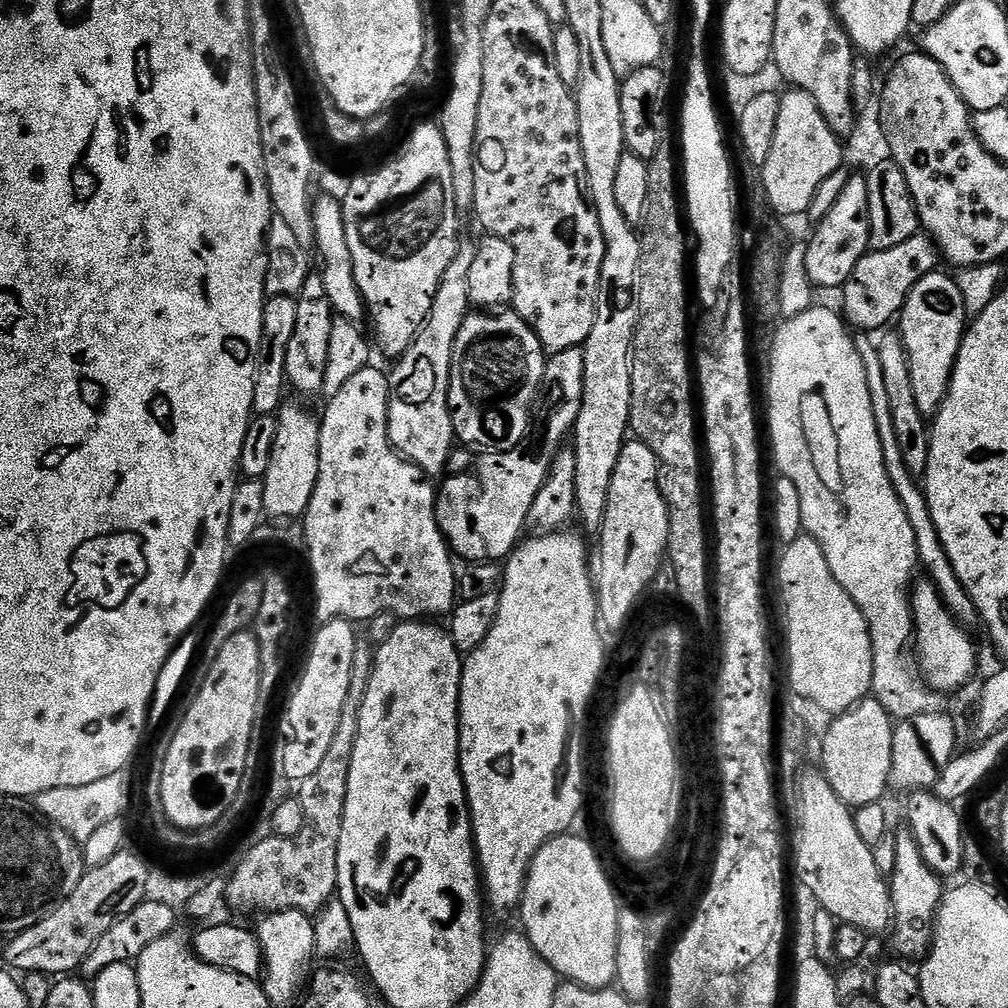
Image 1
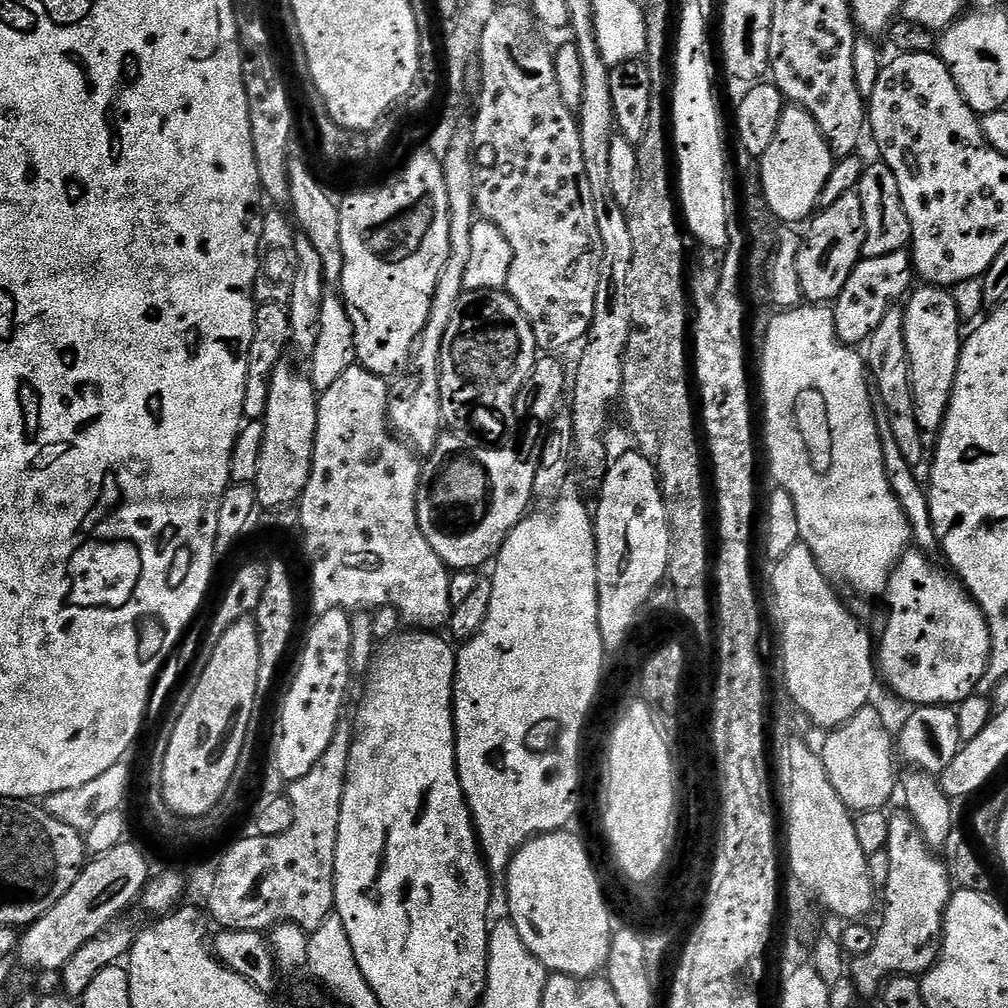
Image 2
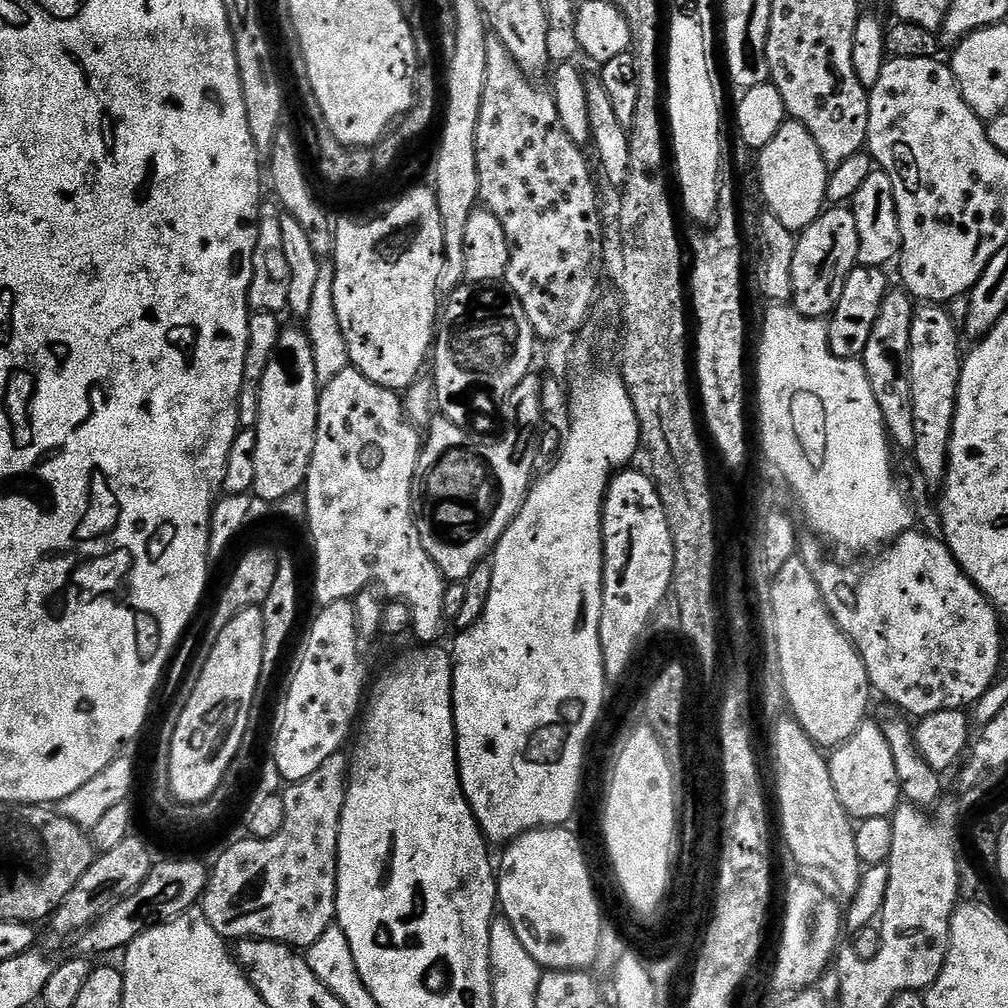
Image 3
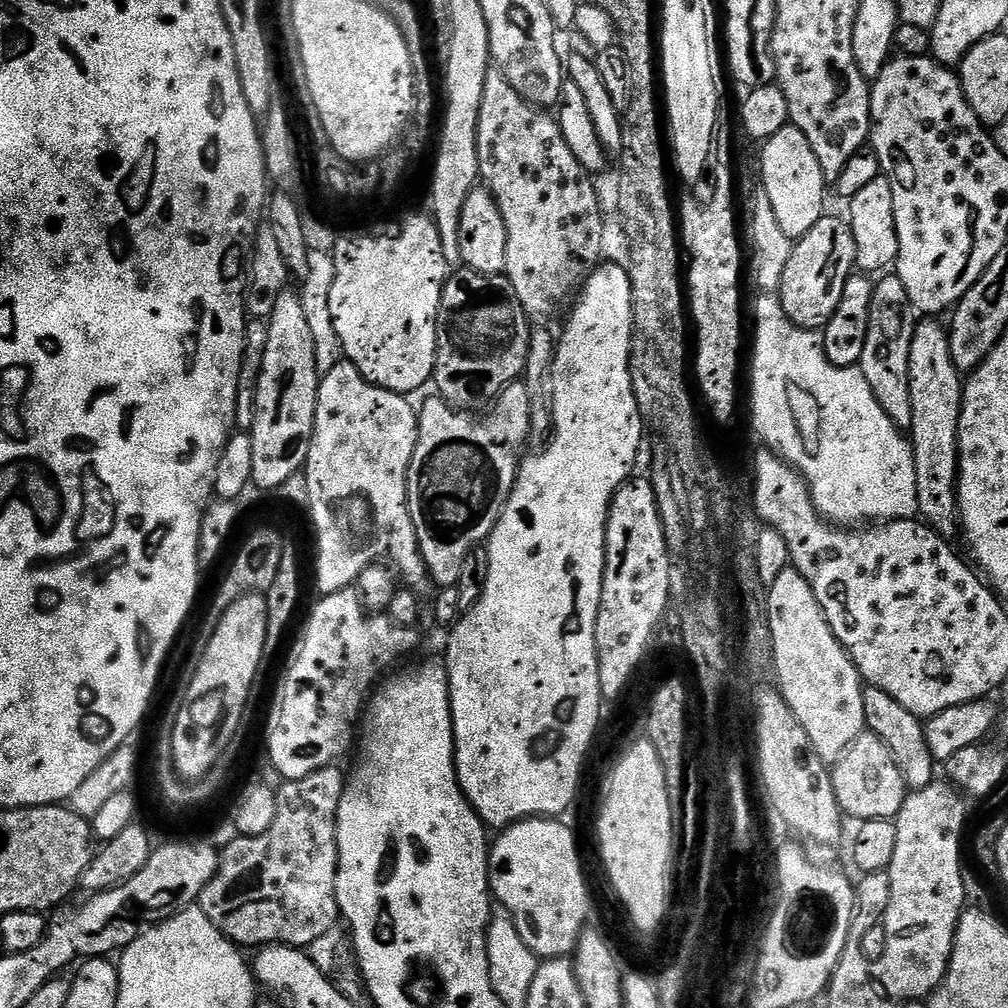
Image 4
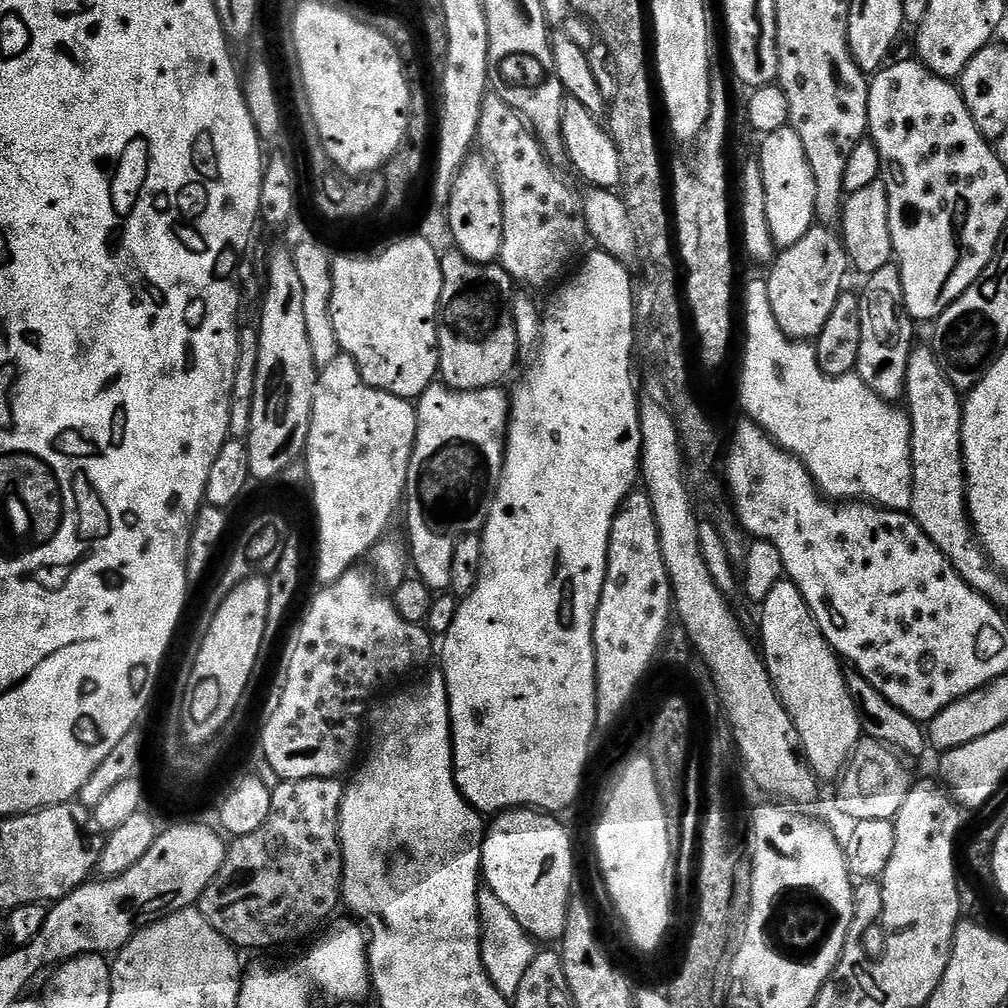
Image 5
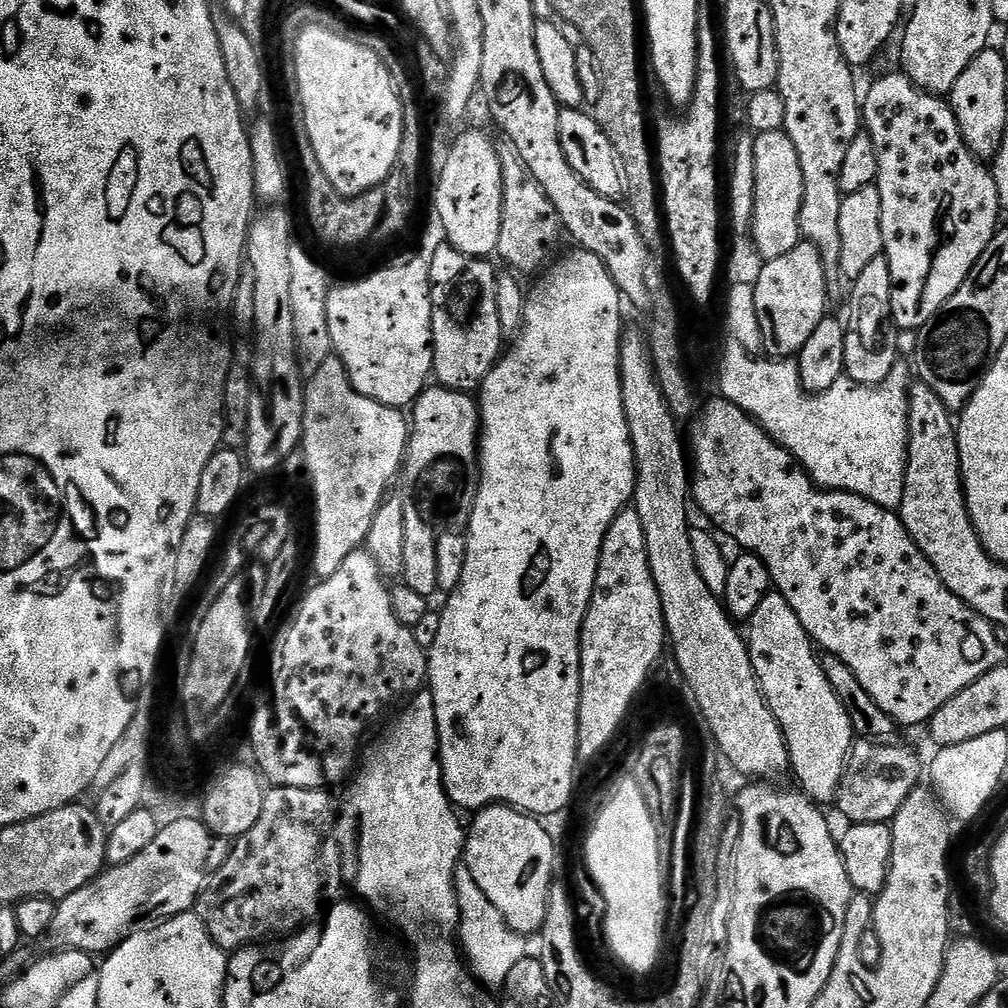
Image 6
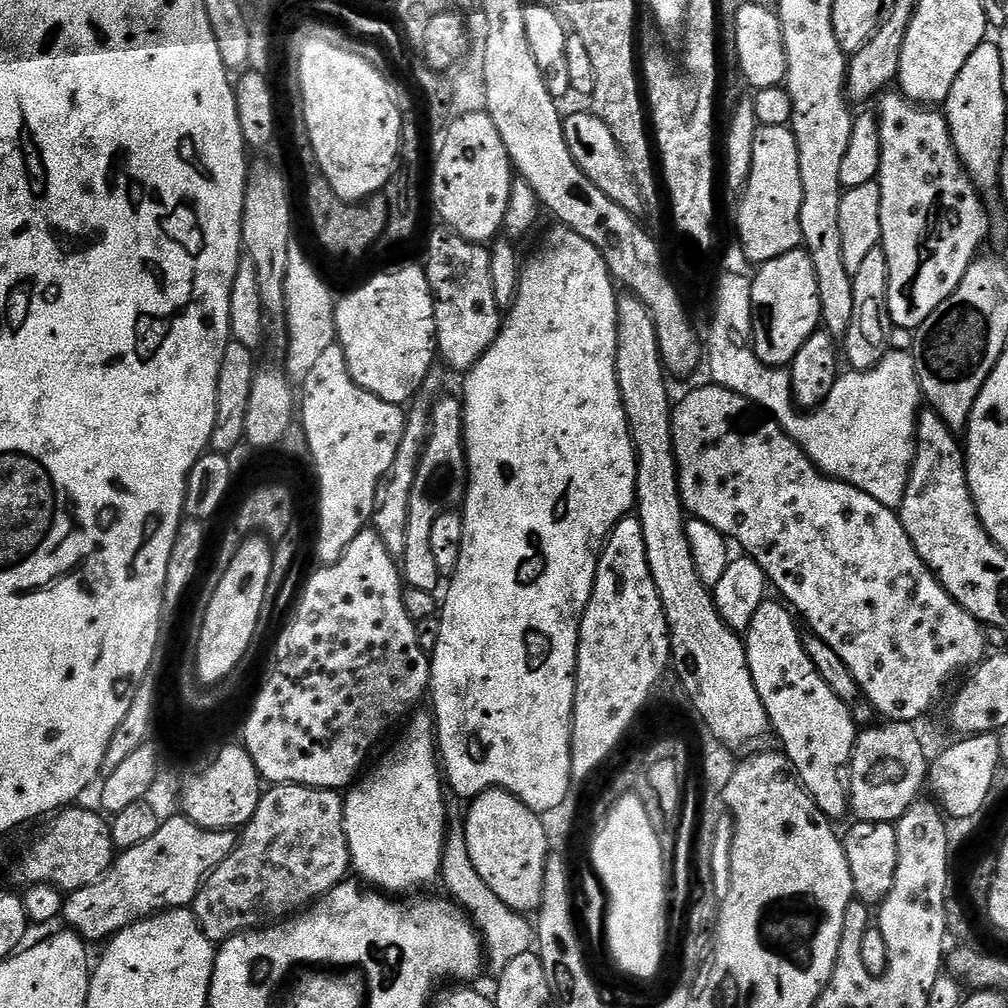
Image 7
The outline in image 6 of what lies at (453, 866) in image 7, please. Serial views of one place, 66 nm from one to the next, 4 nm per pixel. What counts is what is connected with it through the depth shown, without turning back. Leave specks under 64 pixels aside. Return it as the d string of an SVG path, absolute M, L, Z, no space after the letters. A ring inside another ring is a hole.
M467 866L457 869L456 897L460 906L458 940L472 974L489 990L503 989L514 974L514 966L518 966L518 962L522 962L522 958L529 955L529 937L523 932L514 932L508 927L508 922L498 906L494 906L494 902L488 900L482 886L478 884Z

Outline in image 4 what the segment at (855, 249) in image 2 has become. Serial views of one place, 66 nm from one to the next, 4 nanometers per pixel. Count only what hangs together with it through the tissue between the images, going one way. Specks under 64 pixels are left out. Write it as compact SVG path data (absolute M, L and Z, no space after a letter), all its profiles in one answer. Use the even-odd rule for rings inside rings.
M821 215L806 235L799 237L792 245L792 253L785 269L782 270L778 295L784 313L798 328L823 329L840 301L837 291L836 267L840 260L853 255L852 232L848 229L847 219Z

